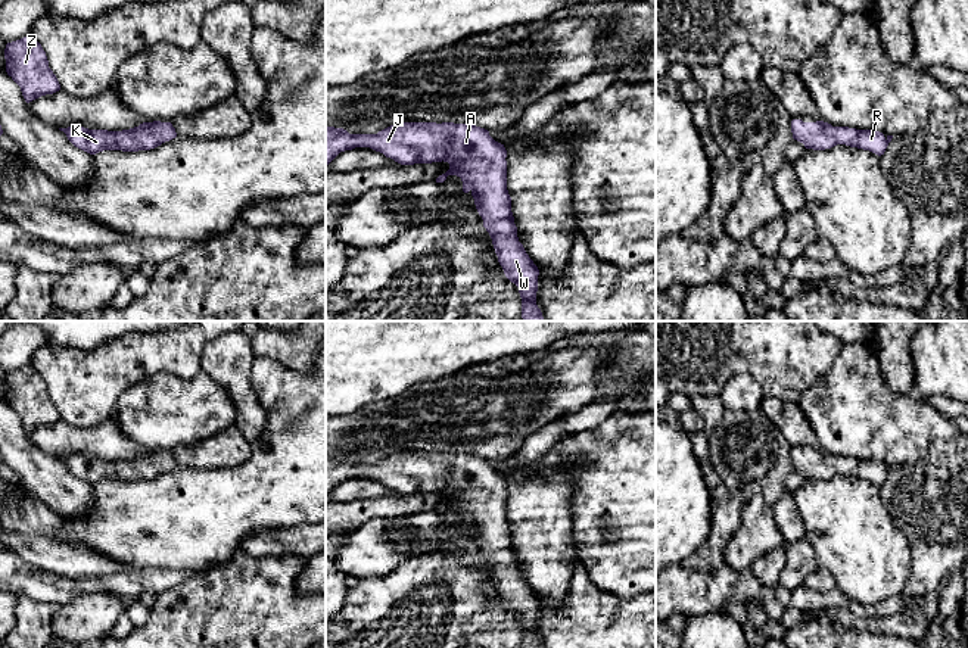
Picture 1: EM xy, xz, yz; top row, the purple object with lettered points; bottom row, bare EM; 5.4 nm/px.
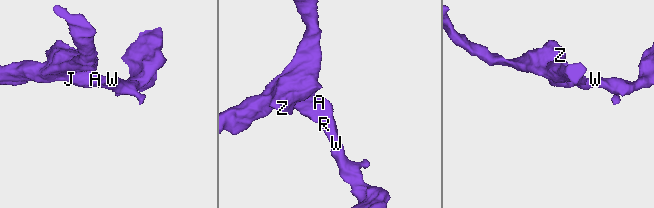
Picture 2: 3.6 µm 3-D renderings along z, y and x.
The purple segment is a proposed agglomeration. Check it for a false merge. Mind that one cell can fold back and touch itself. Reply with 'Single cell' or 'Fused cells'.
Single cell

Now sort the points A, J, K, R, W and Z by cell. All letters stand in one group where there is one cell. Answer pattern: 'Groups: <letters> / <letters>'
Groups: A J K R W Z

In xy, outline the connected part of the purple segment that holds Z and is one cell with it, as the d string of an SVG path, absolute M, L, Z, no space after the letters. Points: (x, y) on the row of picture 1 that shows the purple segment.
M28 34L7 43L4 49L6 72L21 87L27 103L60 90L60 84L49 68L41 44Z

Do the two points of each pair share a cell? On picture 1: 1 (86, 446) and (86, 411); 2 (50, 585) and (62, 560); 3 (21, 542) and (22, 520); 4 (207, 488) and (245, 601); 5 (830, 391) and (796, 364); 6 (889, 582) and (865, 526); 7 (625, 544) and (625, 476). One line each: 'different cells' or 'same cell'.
1: different cells
2: different cells
3: different cells
4: different cells
5: different cells
6: same cell
7: same cell

